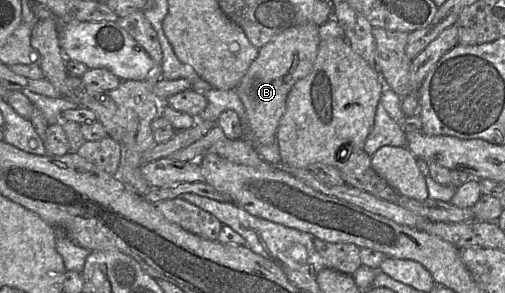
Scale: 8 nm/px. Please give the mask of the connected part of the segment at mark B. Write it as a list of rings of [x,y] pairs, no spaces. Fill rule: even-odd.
[[[315,24],[291,27],[259,49],[257,58],[242,77],[235,92],[245,108],[245,134],[255,149],[258,145],[276,142],[279,122],[286,110],[287,96],[300,79],[309,75],[321,42],[319,28]]]

